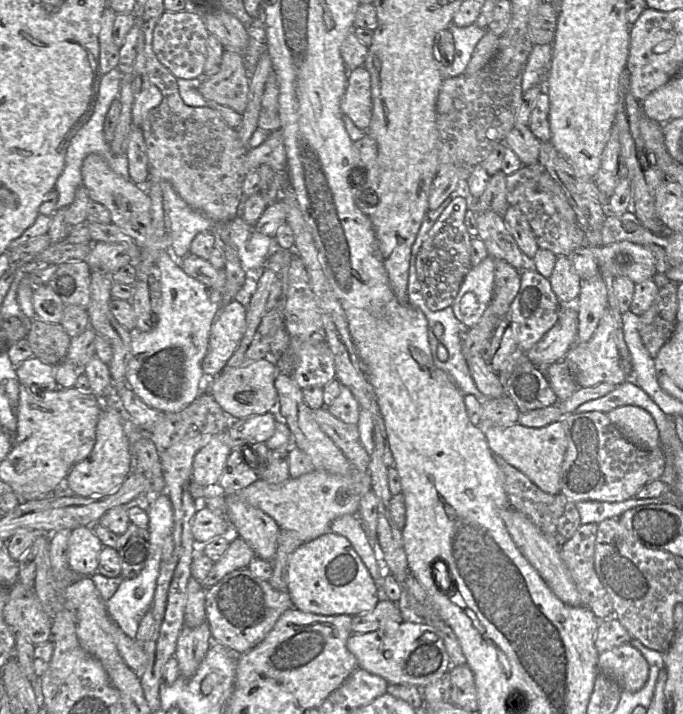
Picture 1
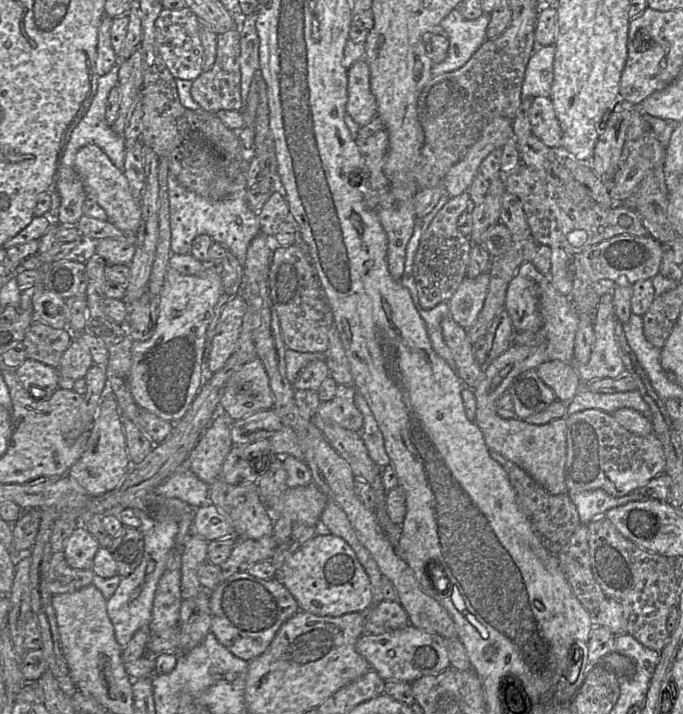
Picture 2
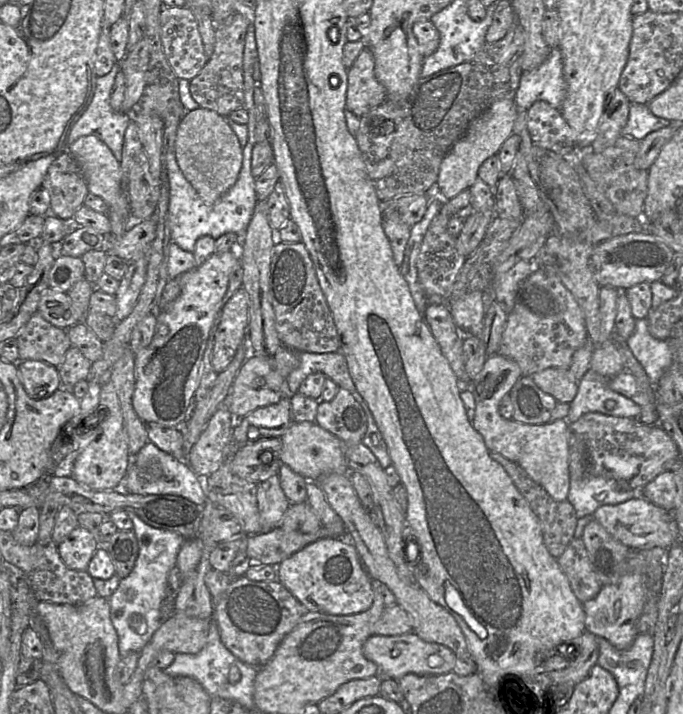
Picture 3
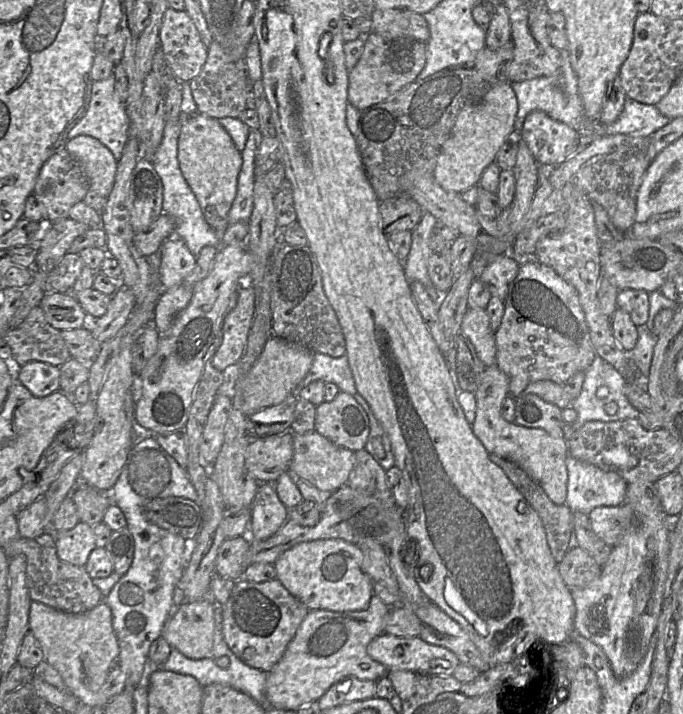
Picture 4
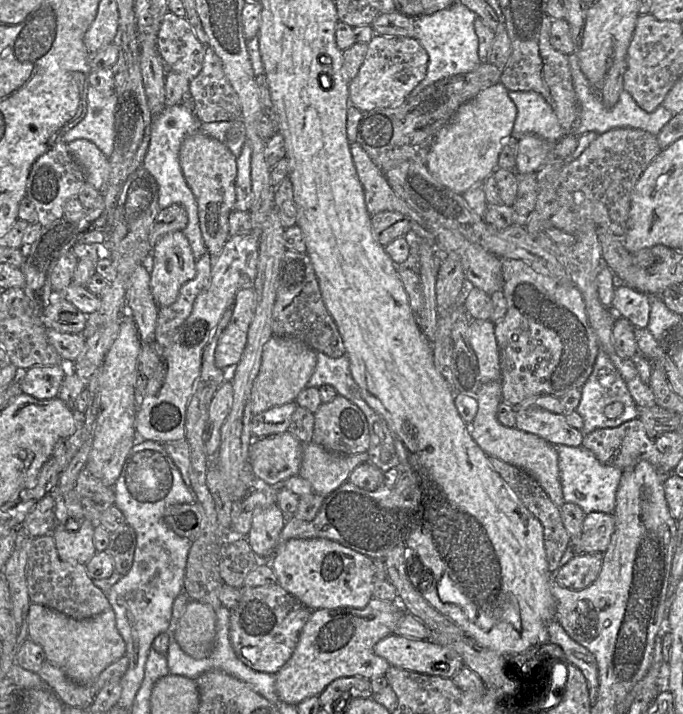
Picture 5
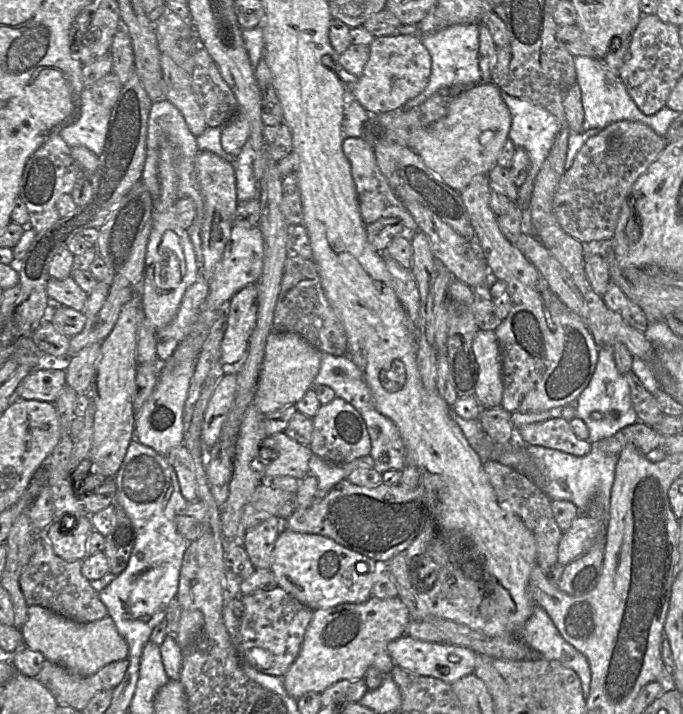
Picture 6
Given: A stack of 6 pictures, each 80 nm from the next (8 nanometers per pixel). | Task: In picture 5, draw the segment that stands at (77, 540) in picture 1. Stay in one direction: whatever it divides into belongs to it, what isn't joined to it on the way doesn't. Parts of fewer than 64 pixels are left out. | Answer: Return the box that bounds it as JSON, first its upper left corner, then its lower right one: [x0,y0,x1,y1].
[51,517,97,564]

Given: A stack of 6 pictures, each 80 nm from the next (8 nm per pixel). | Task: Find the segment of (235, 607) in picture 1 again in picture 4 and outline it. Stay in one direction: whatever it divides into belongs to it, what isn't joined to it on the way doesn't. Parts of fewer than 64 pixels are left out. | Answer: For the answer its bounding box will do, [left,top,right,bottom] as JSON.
[221,577,309,672]

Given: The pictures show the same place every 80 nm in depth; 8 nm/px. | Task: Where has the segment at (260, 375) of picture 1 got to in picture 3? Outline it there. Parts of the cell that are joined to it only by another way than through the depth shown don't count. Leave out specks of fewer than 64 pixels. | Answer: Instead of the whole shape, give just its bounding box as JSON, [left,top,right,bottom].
[224,345,304,419]

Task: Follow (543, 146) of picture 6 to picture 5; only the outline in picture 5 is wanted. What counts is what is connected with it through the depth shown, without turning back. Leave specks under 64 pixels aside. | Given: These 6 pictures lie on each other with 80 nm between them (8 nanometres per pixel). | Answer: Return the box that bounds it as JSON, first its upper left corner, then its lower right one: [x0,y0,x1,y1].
[508,91,564,142]

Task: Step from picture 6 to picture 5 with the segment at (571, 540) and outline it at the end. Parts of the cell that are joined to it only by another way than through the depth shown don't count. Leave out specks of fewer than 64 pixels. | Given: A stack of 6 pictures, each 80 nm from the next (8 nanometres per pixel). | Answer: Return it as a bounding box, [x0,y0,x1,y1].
[573,512,615,554]

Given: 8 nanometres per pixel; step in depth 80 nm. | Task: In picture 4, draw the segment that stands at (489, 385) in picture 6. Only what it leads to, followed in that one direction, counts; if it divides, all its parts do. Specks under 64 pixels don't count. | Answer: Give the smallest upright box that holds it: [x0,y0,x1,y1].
[460,308,496,367]

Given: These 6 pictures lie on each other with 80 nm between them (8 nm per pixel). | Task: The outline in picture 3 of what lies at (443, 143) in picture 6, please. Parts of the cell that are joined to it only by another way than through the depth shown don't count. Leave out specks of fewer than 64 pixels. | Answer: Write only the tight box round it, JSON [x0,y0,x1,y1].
[436,99,518,199]

